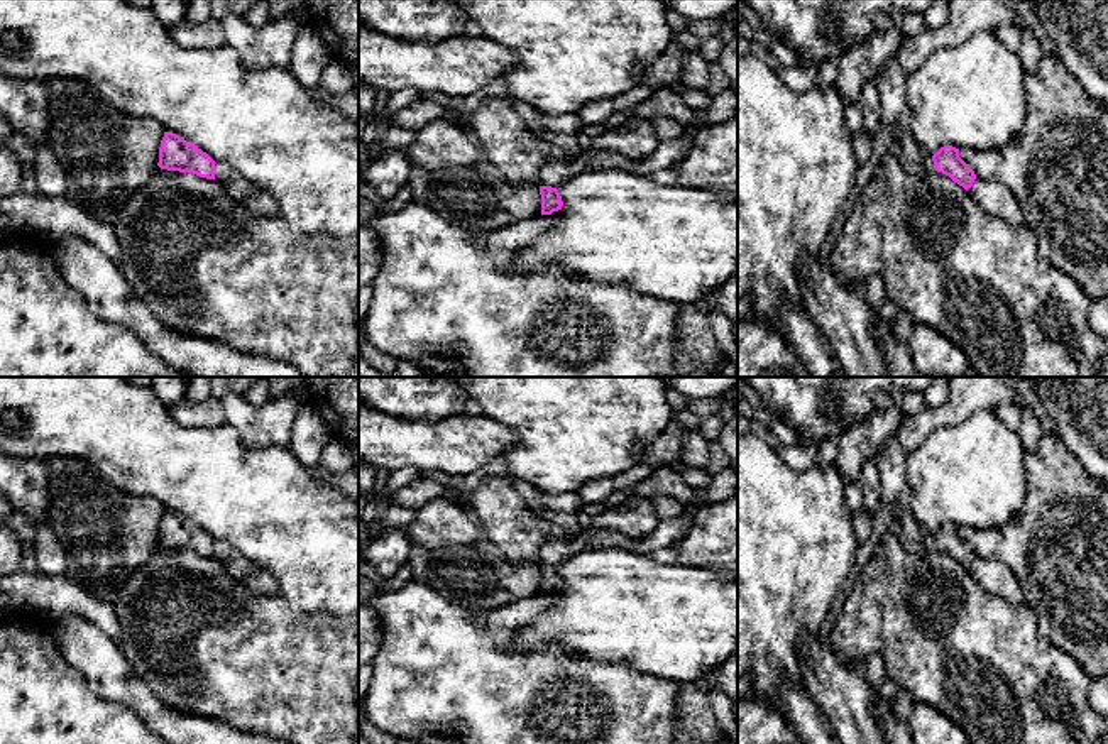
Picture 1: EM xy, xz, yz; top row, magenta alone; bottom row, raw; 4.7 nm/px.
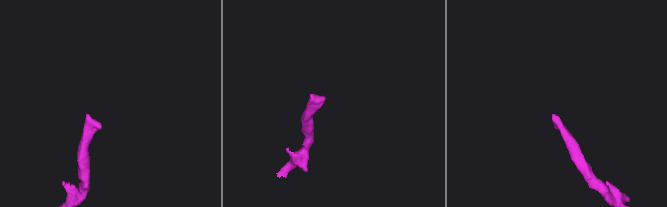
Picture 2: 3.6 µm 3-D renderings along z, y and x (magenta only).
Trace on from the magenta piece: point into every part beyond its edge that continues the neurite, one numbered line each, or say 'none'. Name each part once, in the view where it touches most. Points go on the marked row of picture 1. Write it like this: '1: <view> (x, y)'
1: xz (555, 173)

